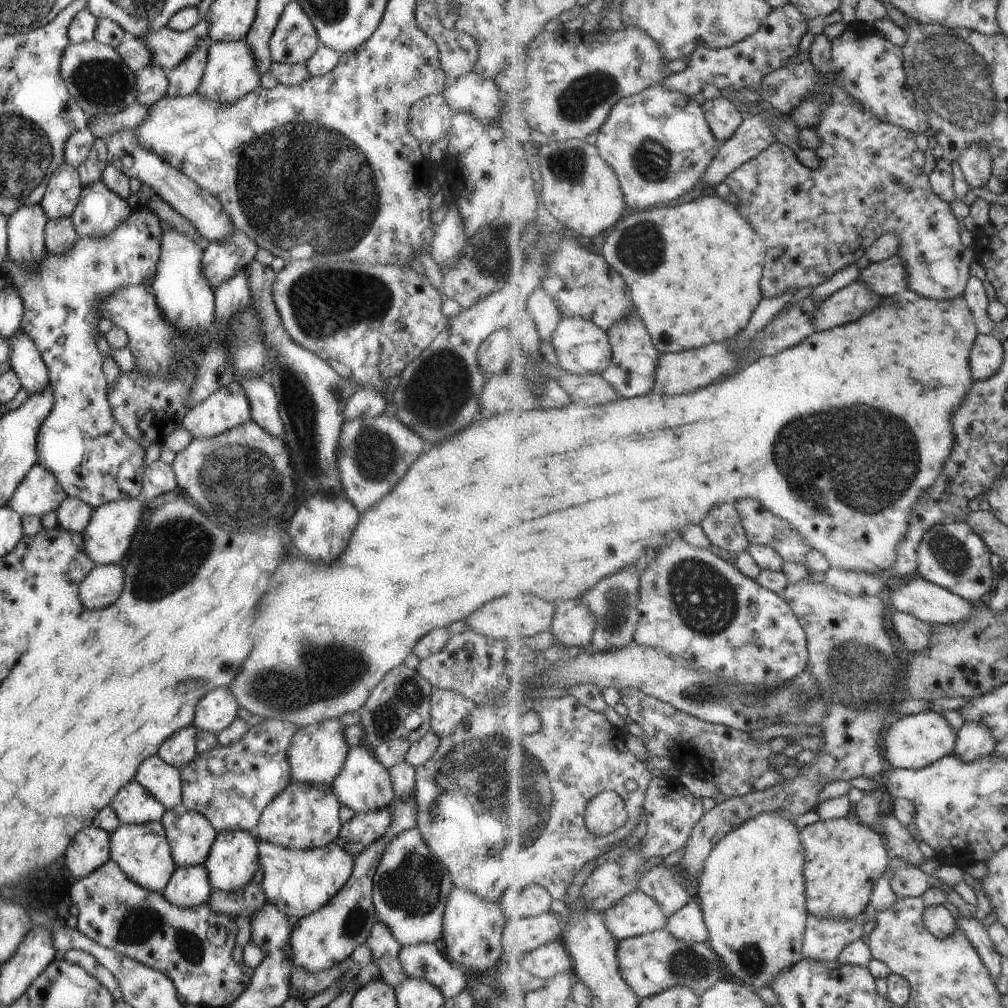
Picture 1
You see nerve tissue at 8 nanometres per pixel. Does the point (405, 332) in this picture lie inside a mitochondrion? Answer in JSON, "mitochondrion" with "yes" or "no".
{"mitochondrion":"no"}

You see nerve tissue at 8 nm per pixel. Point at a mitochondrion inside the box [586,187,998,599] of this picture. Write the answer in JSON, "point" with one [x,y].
{"point":[869,458]}

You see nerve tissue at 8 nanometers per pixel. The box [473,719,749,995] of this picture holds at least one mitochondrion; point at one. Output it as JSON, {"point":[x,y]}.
{"point":[683,965]}

